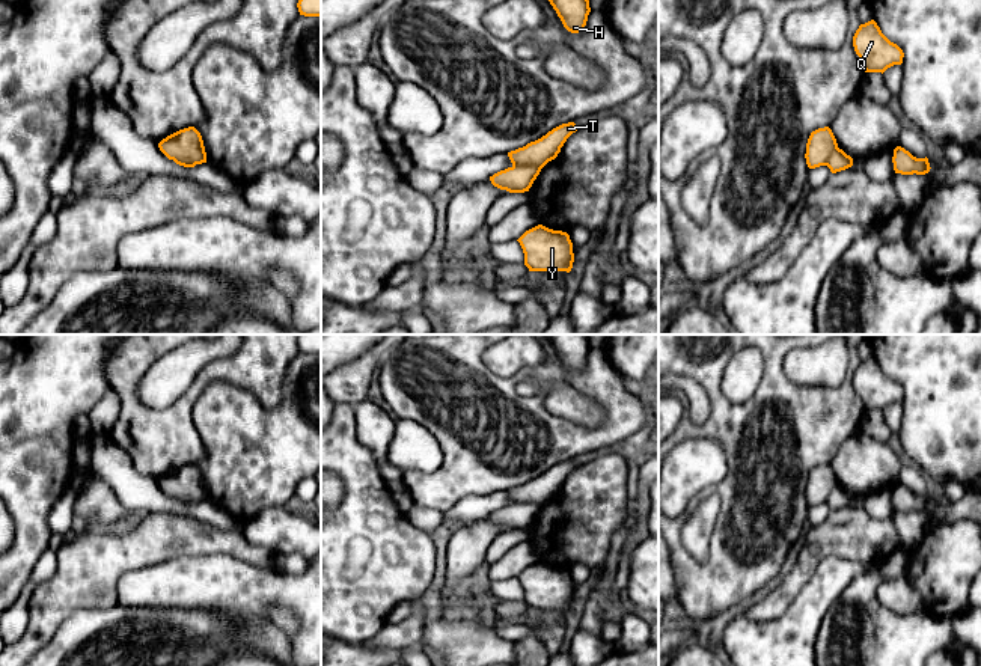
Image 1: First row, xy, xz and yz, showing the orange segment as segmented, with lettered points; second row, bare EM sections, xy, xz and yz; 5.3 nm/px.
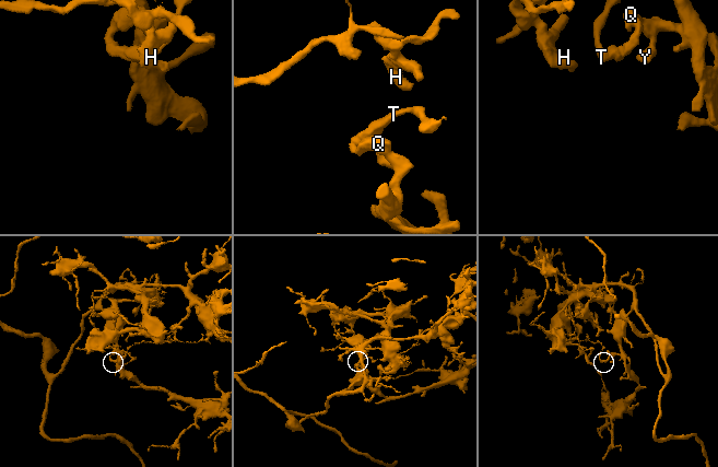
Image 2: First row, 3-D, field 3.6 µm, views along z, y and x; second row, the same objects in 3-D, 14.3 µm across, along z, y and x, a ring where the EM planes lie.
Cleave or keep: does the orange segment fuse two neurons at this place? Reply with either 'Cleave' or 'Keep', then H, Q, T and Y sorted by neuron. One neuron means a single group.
Keep. Groups: H Q T Y

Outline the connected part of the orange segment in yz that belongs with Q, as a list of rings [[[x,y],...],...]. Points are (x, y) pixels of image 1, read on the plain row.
[[[874,357],[859,363],[853,384],[865,410],[883,411],[888,405],[903,401],[903,387],[882,371]]]

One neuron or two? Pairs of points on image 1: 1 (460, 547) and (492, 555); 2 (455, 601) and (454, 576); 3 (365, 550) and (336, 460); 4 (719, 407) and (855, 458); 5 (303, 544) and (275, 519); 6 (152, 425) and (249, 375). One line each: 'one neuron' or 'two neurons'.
1: two neurons
2: two neurons
3: one neuron
4: two neurons
5: one neuron
6: one neuron

